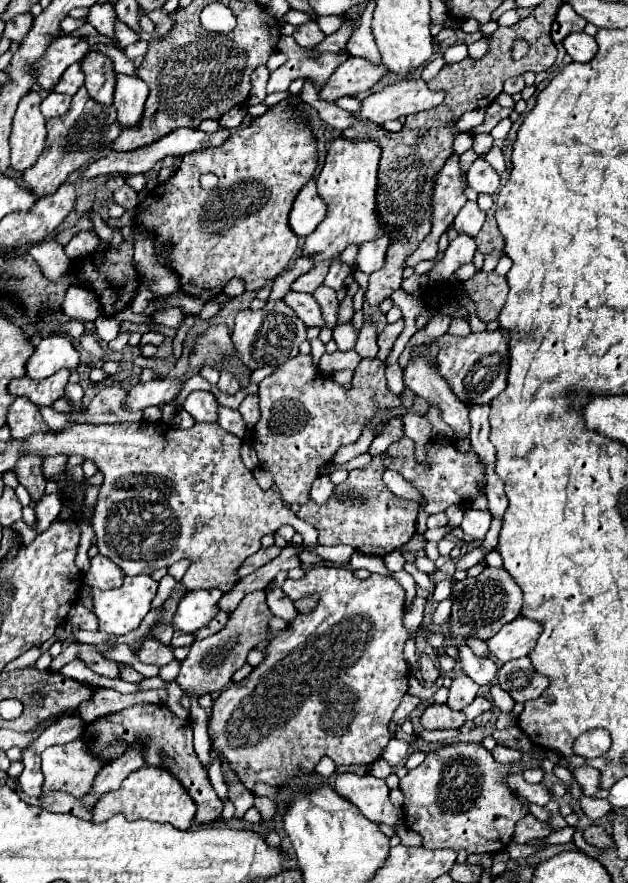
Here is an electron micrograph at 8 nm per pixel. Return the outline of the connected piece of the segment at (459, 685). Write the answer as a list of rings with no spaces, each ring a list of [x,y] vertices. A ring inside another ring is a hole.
[[[460,674],[452,680],[452,686],[450,686],[450,696],[448,696],[448,706],[452,710],[462,710],[466,708],[474,698],[476,698],[476,692],[478,692],[480,686],[476,686],[476,682],[472,682],[468,676]]]

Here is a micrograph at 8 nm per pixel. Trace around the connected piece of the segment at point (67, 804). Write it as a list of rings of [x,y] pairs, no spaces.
[[[54,792],[48,796],[42,796],[42,806],[52,812],[70,812],[76,818],[82,818],[88,822],[92,820],[92,810],[94,810],[94,804],[84,808],[84,804],[80,800],[76,800],[74,796],[66,794],[66,792]]]

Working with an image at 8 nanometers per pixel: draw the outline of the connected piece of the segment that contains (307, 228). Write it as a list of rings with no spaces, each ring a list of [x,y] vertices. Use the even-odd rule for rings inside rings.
[[[310,180],[296,196],[290,216],[288,216],[288,226],[298,238],[306,238],[308,234],[314,232],[314,228],[324,220],[324,202],[320,202],[316,194],[316,180]]]

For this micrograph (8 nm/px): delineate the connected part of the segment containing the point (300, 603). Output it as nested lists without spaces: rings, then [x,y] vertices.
[[[310,594],[310,596],[304,596],[304,598],[300,598],[300,600],[294,602],[294,608],[298,612],[304,612],[304,614],[312,612],[314,606],[318,606],[318,594]]]

